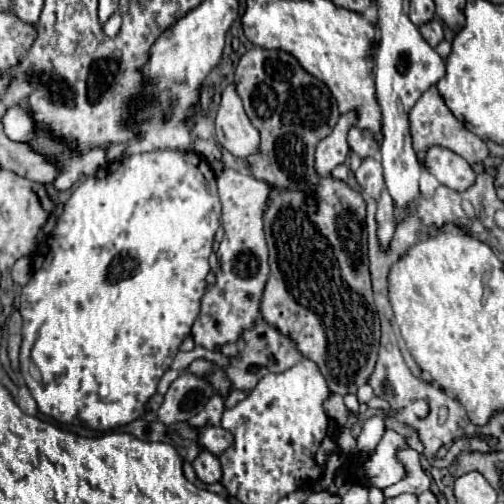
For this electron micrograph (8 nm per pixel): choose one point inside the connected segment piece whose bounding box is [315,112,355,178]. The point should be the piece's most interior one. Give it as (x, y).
(332, 151)

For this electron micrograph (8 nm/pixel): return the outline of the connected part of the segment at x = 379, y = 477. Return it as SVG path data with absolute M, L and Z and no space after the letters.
M387 428L381 442L371 454L363 456L363 460L355 460L355 464L345 464L335 474L335 478L345 476L353 484L357 482L357 478L363 478L365 486L375 486L375 488L385 490L387 486L407 476L407 470L399 462L399 456L397 456L397 452L405 448L407 448L405 438L399 432Z

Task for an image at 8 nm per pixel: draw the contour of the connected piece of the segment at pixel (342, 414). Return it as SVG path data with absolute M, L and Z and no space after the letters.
M331 394L331 396L325 400L323 408L325 408L327 416L329 416L333 422L337 422L341 428L345 426L347 418L351 416L351 412L347 410L347 406L343 404L343 398L341 398L339 394Z

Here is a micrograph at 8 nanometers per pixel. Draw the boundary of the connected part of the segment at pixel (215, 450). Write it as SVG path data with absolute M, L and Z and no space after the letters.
M221 426L199 428L197 436L199 436L199 446L205 448L205 450L209 450L215 456L219 456L223 450L227 450L227 446L231 446L231 442L233 442L231 432L223 430Z

